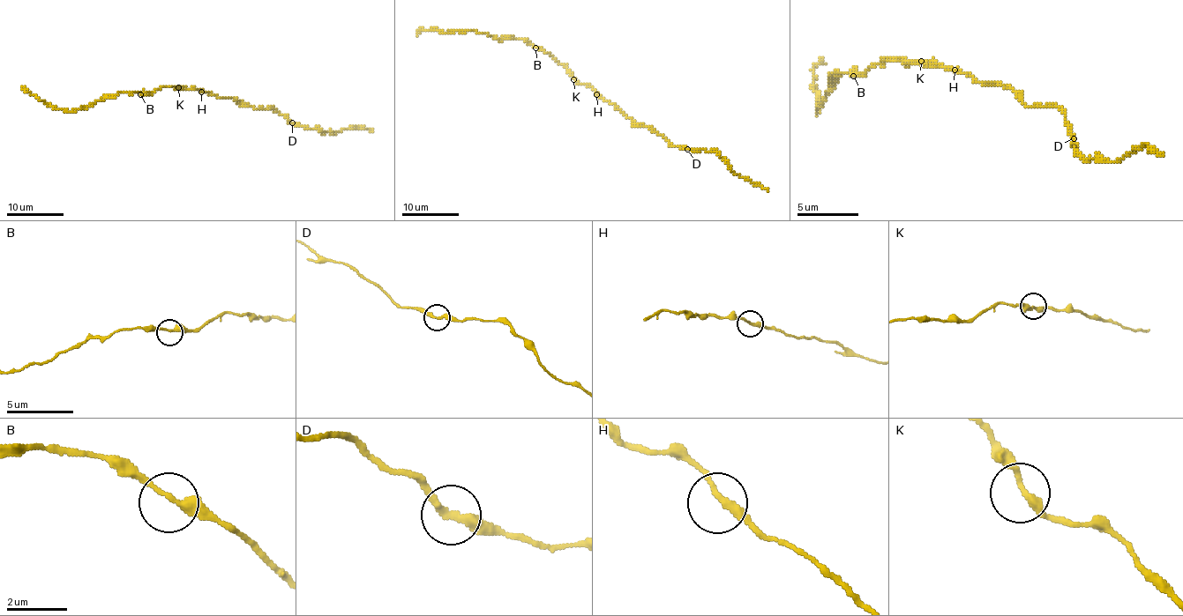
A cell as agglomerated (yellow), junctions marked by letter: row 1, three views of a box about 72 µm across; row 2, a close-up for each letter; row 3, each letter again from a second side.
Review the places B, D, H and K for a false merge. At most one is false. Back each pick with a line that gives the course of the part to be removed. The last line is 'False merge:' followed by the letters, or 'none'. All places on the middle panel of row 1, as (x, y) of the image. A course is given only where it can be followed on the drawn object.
False merge: none

